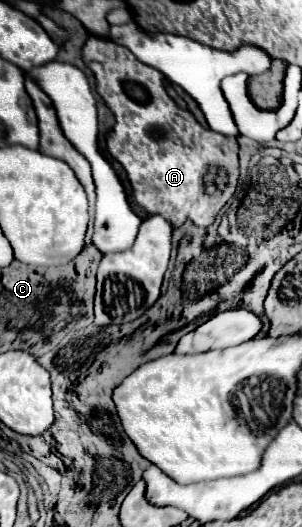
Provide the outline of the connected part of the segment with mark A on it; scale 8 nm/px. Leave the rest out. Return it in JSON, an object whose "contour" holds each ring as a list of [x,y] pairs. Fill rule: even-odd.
{"contour":[[[89,35],[81,49],[81,57],[95,73],[97,93],[117,117],[115,127],[107,133],[107,151],[127,171],[135,201],[151,215],[165,217],[173,227],[177,227],[177,223],[183,225],[185,221],[209,227],[219,209],[235,193],[239,177],[237,139],[201,127],[191,111],[179,109],[167,95],[159,71],[137,61],[127,47],[113,39]],[[221,155],[223,161],[219,161]],[[211,165],[229,173],[229,183],[225,183],[219,195],[209,195],[207,189],[201,189],[205,187],[203,177]]]}

